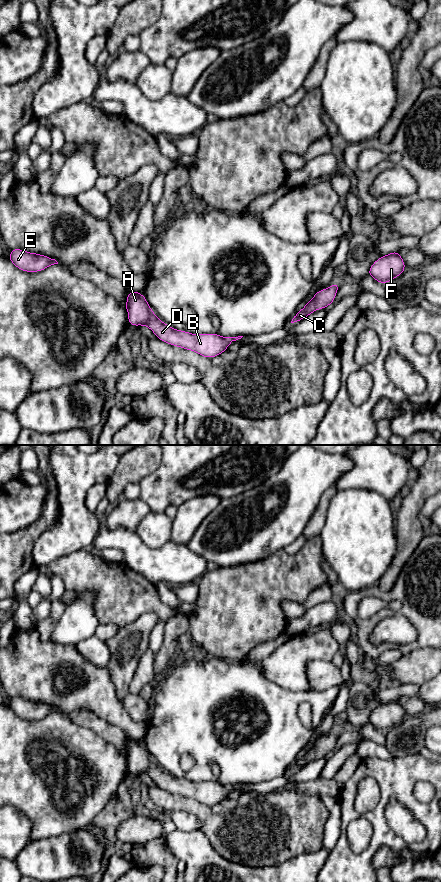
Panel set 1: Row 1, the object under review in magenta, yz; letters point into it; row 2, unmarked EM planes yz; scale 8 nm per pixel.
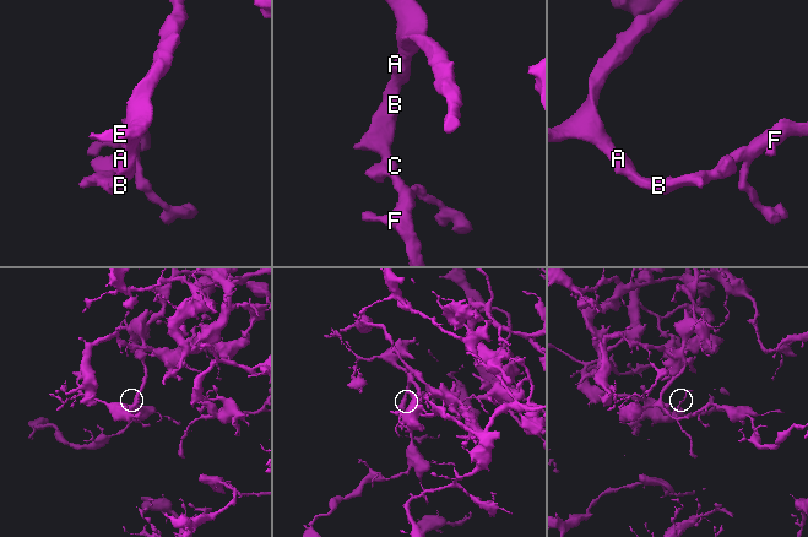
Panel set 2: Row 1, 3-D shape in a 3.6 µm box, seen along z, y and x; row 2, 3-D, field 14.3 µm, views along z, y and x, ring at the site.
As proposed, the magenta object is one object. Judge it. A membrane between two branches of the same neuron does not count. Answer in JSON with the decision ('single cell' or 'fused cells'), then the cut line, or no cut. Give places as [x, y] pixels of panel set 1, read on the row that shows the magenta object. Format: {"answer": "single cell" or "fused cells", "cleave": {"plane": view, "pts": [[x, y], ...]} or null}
{"answer": "single cell", "cleave": null}

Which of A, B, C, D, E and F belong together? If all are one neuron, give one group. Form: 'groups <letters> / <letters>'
groups A B C D E F

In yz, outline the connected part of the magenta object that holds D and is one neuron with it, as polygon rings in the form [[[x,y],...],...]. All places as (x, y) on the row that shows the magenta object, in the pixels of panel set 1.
[[[132,290],[127,295],[125,308],[128,311],[127,319],[130,326],[149,327],[157,339],[172,346],[197,352],[206,358],[218,356],[225,352],[233,341],[243,337],[221,337],[217,333],[192,334],[183,330],[176,330],[154,314],[144,295]]]

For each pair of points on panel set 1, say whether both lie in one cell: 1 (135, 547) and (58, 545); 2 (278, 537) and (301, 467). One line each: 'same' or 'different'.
1: different
2: same

